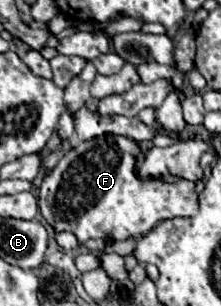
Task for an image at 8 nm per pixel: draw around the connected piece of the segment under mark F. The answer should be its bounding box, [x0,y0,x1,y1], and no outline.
[39,135,197,243]

